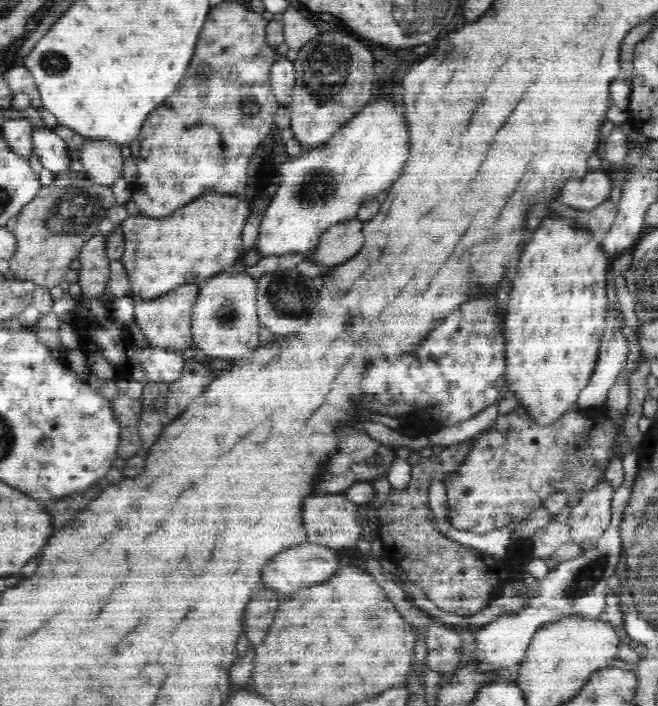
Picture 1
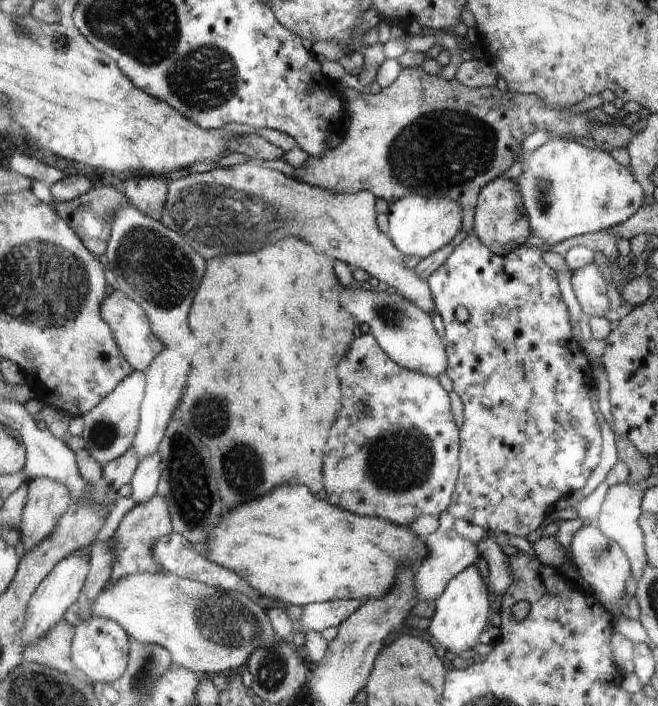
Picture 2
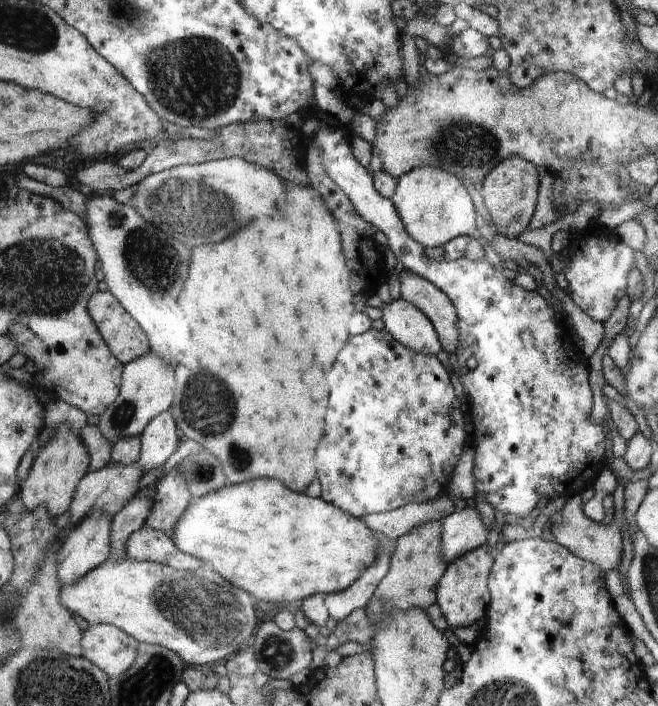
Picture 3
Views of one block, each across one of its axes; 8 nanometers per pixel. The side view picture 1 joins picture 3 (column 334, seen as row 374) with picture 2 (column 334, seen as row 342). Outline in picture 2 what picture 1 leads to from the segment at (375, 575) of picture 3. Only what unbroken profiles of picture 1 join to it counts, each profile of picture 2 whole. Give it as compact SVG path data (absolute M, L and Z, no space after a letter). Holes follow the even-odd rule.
M354 599L308 603L303 606L300 619L293 624L293 632L299 635L307 631L320 633L324 628L330 628L330 626L336 628L357 608L360 608L361 603L361 600Z

